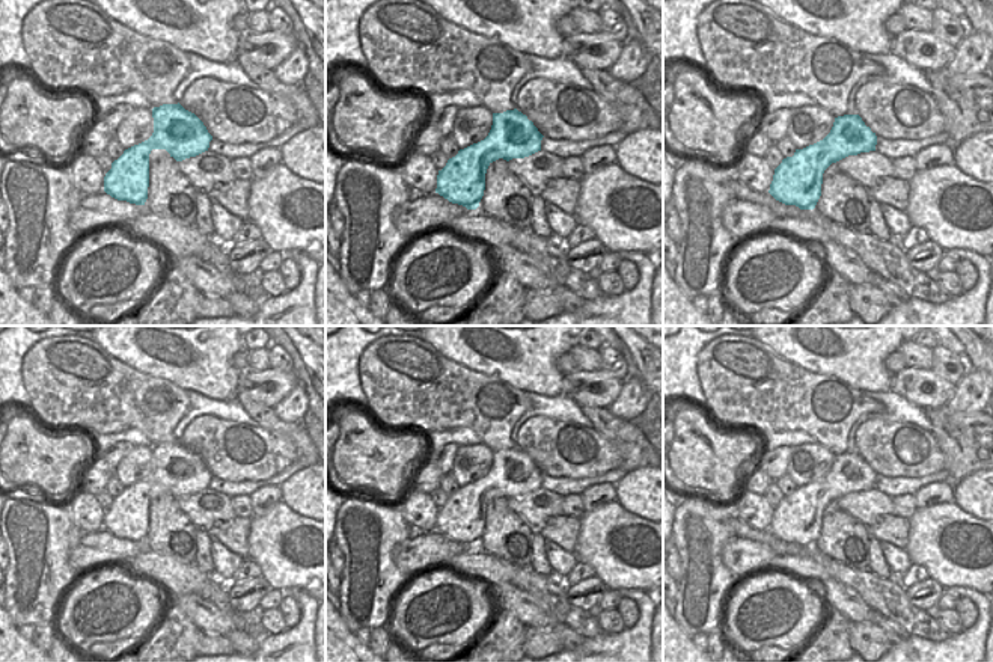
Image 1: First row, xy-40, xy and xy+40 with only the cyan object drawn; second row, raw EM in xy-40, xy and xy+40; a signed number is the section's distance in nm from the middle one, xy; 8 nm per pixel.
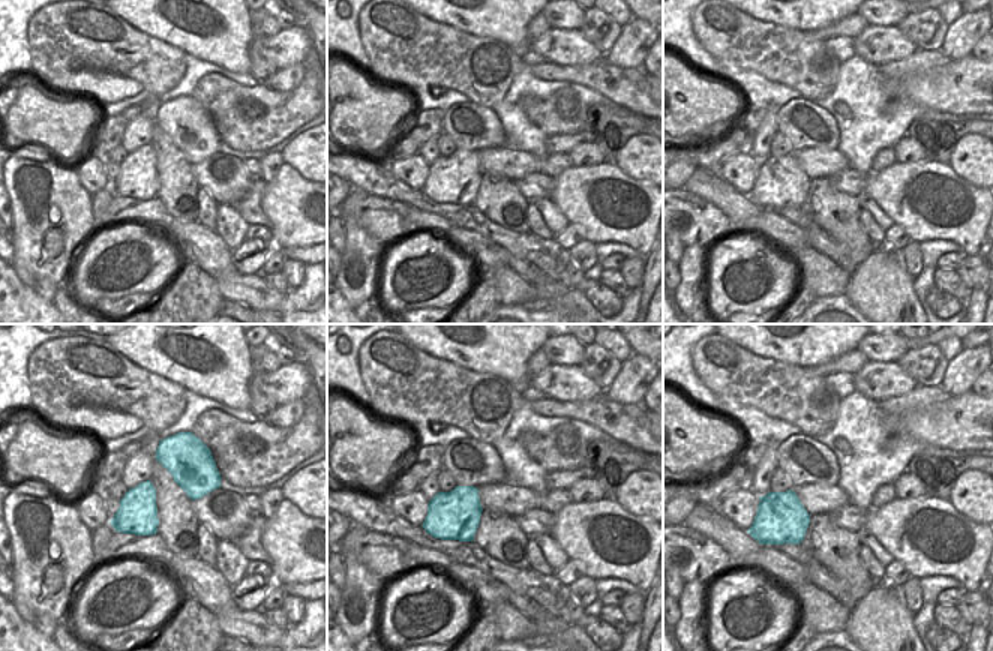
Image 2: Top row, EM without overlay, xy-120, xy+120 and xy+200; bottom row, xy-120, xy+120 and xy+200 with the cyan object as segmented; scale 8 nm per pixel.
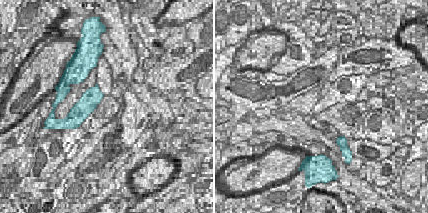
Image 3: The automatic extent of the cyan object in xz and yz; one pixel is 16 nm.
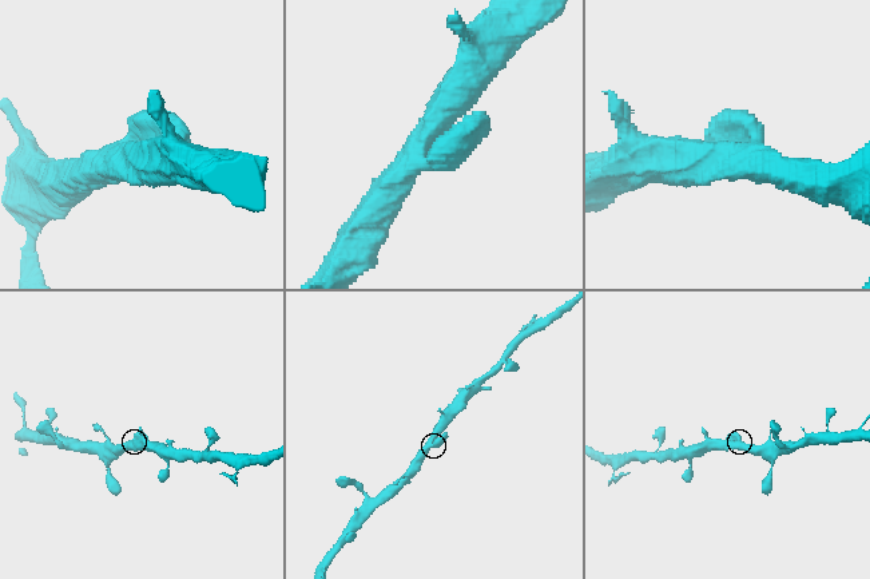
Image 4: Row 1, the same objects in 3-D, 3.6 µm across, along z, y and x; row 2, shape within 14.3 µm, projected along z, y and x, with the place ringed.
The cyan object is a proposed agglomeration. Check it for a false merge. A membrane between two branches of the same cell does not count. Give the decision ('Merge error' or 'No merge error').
No merge error.

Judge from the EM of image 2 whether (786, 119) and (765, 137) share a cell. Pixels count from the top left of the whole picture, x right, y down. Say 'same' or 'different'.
different

